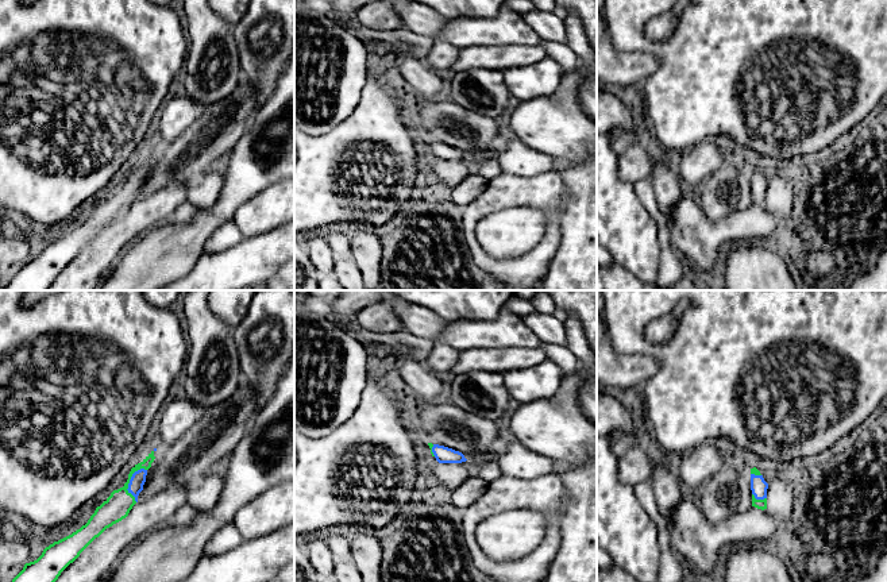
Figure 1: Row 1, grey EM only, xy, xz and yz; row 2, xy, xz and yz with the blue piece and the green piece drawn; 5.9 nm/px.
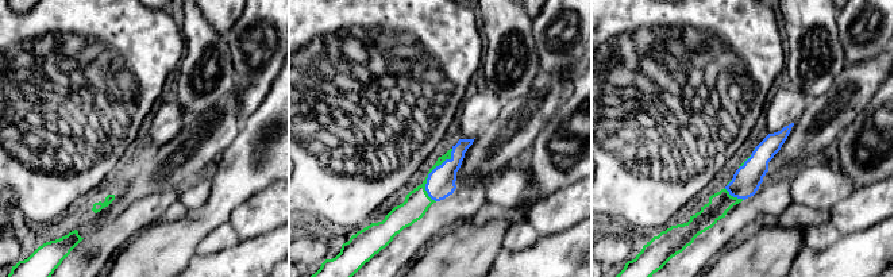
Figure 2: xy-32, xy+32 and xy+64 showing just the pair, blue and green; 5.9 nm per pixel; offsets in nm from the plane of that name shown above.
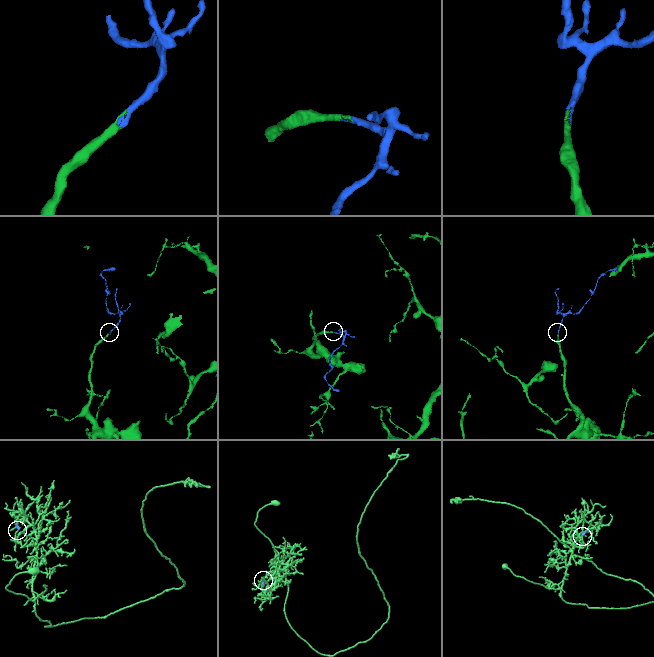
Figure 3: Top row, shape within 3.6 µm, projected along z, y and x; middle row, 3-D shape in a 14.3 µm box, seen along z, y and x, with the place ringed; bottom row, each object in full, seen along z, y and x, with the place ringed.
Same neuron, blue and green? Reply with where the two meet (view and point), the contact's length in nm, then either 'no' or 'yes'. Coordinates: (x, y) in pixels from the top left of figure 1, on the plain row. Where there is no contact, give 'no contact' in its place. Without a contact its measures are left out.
meets blue in xy at (130, 180); contact 220 nm long; yes

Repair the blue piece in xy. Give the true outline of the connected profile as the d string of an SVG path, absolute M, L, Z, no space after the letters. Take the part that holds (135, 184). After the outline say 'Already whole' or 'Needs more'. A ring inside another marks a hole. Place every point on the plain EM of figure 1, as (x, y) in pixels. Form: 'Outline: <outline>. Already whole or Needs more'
Outline: M151 149L140 161L135 162L123 185L96 205L88 220L72 232L46 244L42 253L30 261L12 277L9 284L0 290L47 290L61 270L73 261L80 251L107 226L126 216L138 200L143 188L147 167L154 159Z. Needs more

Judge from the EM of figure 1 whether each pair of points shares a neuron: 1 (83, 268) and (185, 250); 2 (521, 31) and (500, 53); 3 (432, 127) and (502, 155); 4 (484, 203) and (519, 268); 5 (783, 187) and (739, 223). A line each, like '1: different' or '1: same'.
1: different
2: different
3: different
4: same
5: different

